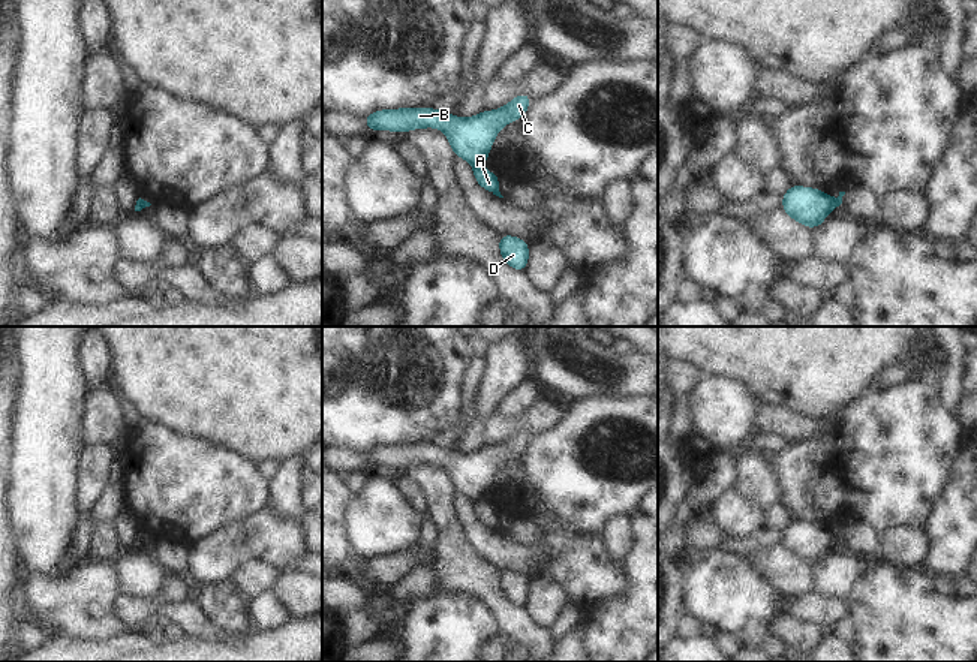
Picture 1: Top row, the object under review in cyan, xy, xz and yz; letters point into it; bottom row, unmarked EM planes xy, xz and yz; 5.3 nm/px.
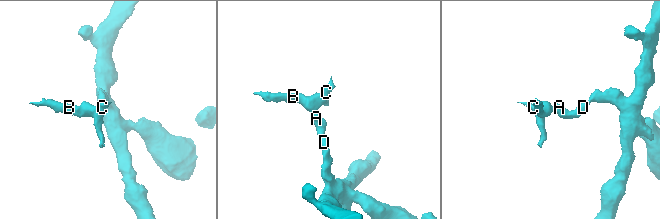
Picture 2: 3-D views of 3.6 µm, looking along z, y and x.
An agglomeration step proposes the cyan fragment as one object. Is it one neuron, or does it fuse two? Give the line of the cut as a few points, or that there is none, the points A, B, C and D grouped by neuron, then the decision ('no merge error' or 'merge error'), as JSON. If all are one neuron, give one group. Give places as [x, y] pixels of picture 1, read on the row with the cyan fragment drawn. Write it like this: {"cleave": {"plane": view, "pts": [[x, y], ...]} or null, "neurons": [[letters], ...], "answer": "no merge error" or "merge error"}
{"cleave": {"plane": "xz", "pts": [[474, 165], [480, 168]]}, "neurons": [["A", "D"], ["B", "C"]], "answer": "merge error"}

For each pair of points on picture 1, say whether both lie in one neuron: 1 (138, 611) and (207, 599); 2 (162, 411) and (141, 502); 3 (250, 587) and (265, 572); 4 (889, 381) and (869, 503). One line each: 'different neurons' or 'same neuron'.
1: different neurons
2: different neurons
3: same neuron
4: different neurons

